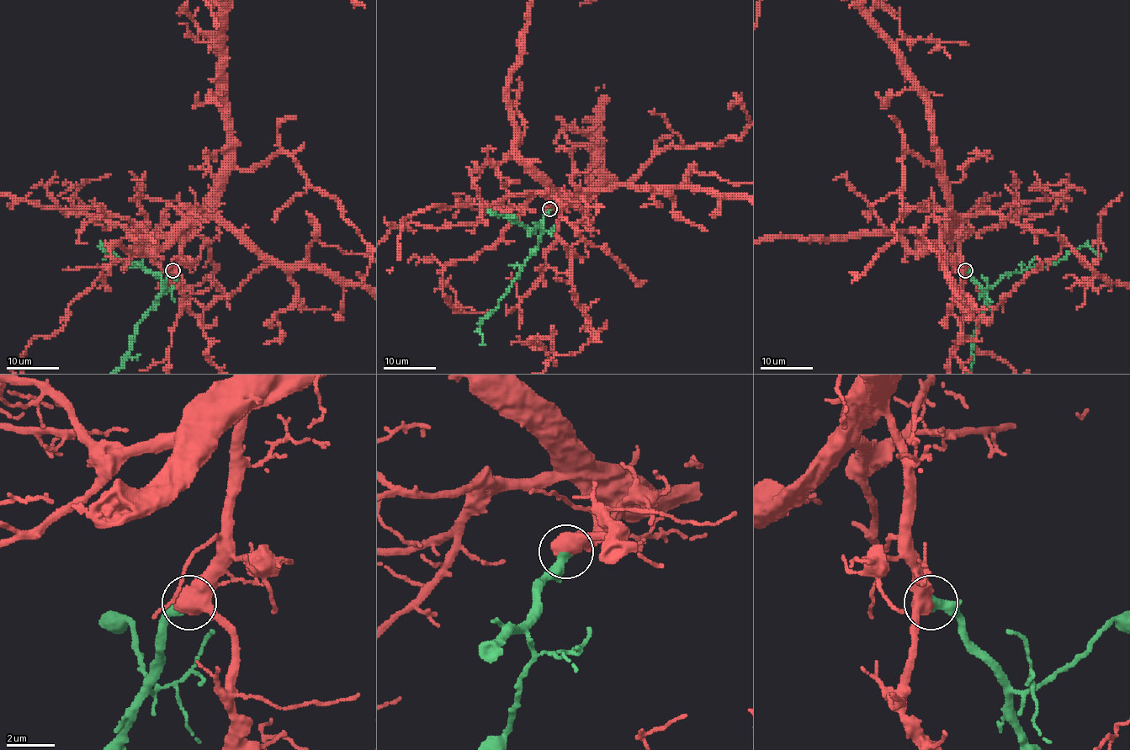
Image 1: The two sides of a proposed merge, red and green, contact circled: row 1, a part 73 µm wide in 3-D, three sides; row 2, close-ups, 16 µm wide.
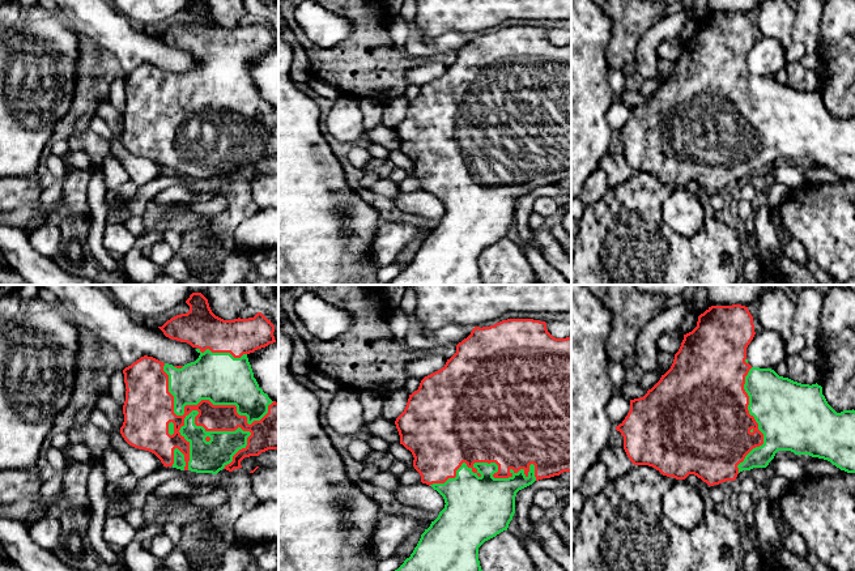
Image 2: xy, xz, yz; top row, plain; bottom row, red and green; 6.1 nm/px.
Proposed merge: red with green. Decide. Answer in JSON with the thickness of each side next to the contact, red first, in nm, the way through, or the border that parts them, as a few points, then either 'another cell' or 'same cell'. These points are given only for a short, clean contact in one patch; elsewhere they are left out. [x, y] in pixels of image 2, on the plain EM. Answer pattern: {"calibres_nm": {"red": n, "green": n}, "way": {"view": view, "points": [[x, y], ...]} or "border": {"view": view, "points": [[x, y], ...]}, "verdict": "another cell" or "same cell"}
{"calibres_nm": {"red": 160, "green": 200}, "verdict": "same cell"}

